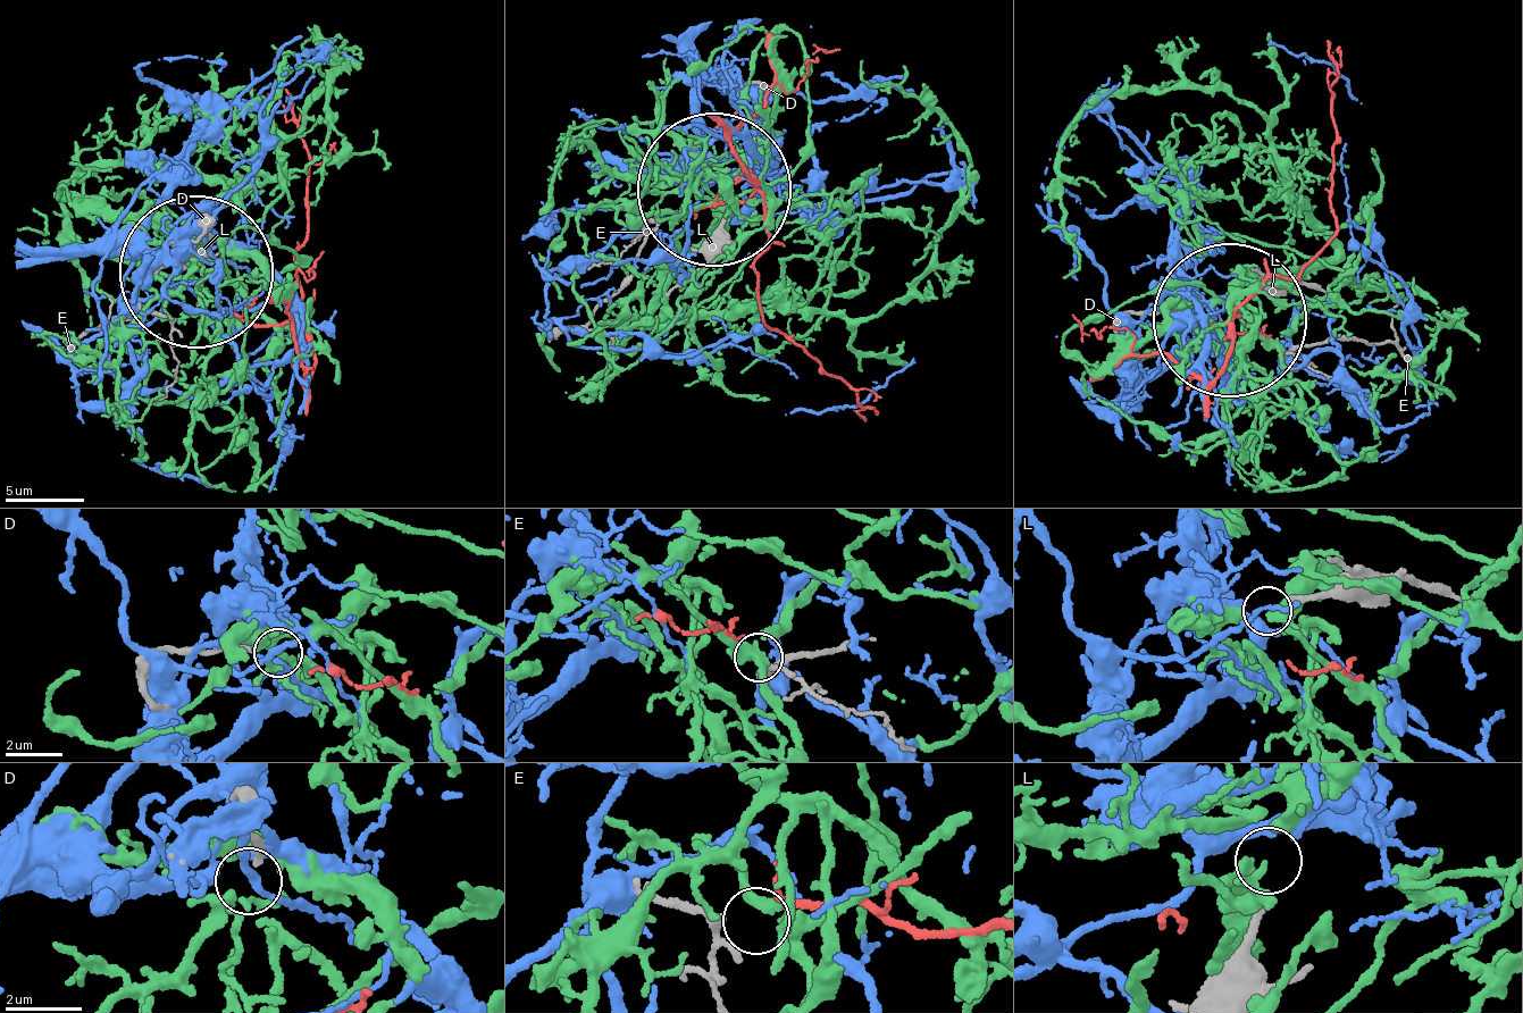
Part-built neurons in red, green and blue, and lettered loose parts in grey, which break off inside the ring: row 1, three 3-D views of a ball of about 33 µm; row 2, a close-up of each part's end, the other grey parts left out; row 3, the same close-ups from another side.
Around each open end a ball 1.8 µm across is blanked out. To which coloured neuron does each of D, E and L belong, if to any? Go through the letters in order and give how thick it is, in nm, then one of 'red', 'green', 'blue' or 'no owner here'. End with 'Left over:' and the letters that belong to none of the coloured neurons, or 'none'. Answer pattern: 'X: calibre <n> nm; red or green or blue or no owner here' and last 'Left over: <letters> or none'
D: calibre 190 nm; green
E: calibre 140 nm; red
L: calibre 200 nm; blue
Left over: none

